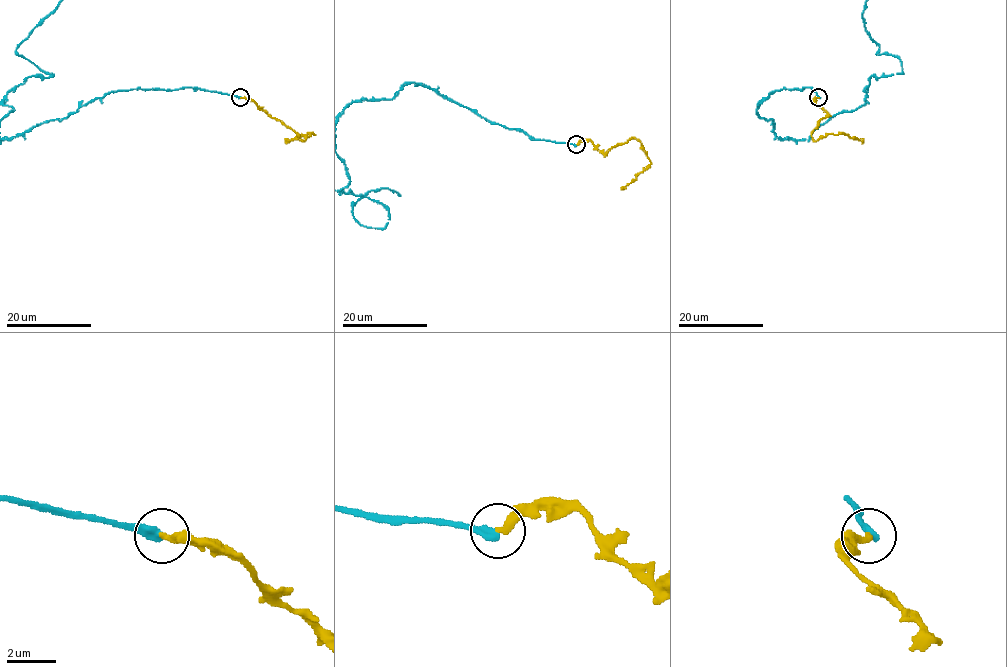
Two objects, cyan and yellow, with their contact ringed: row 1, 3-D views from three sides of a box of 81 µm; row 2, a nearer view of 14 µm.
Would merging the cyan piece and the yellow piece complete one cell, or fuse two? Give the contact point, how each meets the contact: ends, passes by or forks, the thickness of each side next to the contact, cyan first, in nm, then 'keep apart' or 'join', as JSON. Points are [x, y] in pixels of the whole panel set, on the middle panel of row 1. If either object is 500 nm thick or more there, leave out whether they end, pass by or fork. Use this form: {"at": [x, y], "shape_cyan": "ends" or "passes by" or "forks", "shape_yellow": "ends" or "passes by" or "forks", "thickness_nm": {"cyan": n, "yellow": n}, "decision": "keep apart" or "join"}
{"at": [576, 144], "shape_cyan": "ends", "shape_yellow": "ends", "thickness_nm": {"cyan": 400, "yellow": 320}, "decision": "join"}

